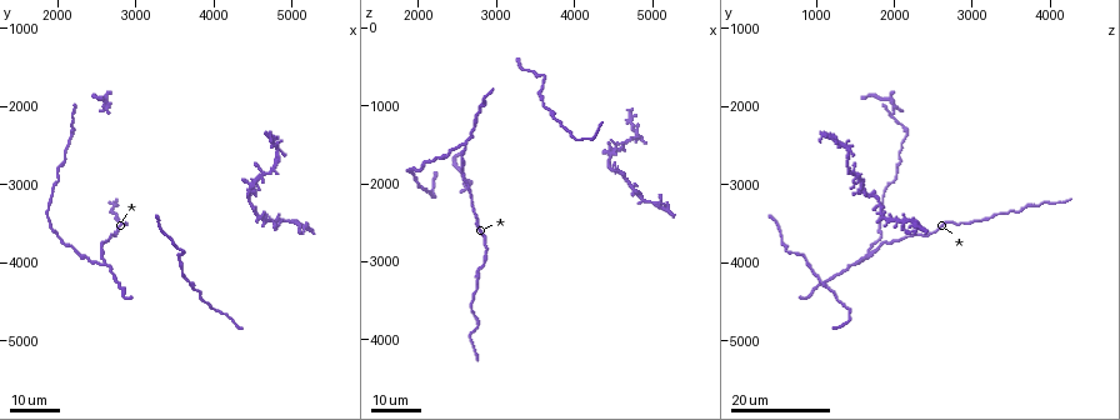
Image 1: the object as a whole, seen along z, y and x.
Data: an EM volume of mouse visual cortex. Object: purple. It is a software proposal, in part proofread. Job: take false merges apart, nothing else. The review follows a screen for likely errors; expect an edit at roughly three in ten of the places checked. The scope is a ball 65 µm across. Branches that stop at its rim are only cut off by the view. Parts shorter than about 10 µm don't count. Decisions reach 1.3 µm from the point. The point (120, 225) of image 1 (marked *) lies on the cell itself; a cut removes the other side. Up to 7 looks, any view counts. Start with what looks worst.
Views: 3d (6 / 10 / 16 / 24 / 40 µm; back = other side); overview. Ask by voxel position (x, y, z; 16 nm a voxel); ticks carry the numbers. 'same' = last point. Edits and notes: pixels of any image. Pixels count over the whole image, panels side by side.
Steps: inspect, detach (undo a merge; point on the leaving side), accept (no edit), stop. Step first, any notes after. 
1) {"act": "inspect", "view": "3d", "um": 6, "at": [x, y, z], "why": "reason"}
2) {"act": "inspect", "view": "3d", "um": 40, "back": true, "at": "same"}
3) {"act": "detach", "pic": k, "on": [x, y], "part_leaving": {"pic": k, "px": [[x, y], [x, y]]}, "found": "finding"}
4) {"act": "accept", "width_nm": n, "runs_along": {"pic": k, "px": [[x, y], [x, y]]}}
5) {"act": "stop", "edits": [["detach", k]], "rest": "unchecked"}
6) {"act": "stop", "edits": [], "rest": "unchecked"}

{"act": "inspect", "view": "3d", "um": 24, "at": [2600, 4050, 1500], "why": "a fork"}

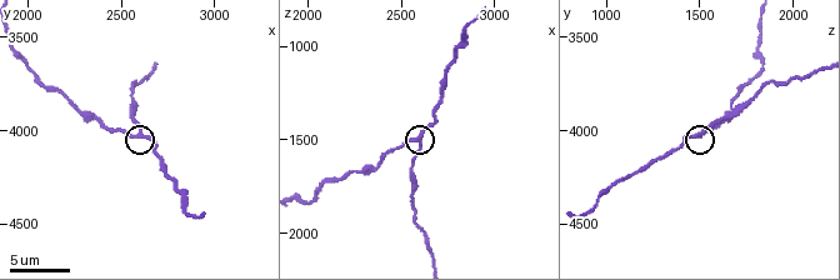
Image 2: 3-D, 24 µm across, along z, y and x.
{"act": "inspect", "view": "3d", "um": 6, "at": [2580, 4020, 1500]}

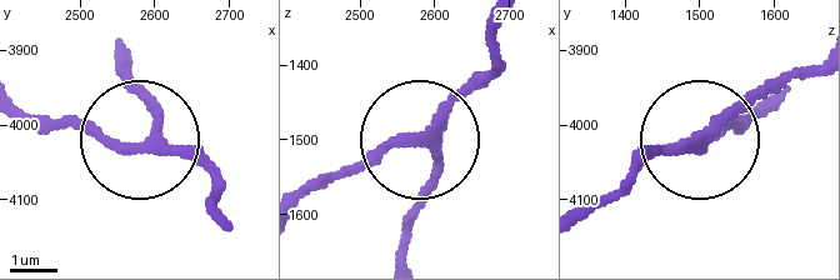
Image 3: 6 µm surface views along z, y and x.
{"act": "inspect", "view": "3d", "um": 6, "back": true, "at": [2590, 4030, 1495]}

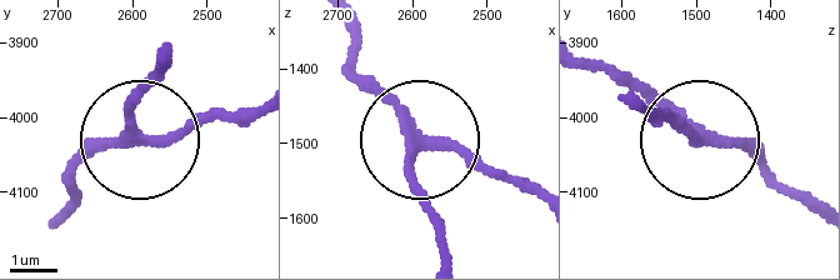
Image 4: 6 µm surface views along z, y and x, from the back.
{"act": "accept", "width_nm": 210, "found": "all the same cell"}

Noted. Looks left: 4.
{"act": "inspect", "view": "3d", "um": 24, "at": [4450, 3200, 1800], "why": "arms run side by side"}

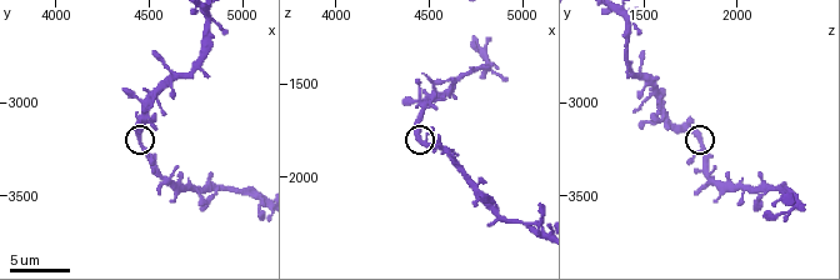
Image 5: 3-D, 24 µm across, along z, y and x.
{"act": "inspect", "view": "3d", "um": 10, "at": [4440, 3220, 1800]}

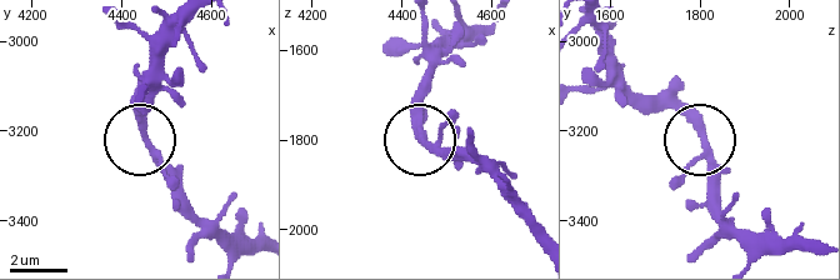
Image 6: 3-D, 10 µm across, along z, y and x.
{"act": "inspect", "view": "3d", "um": 6, "at": [4450, 3215, 1800]}

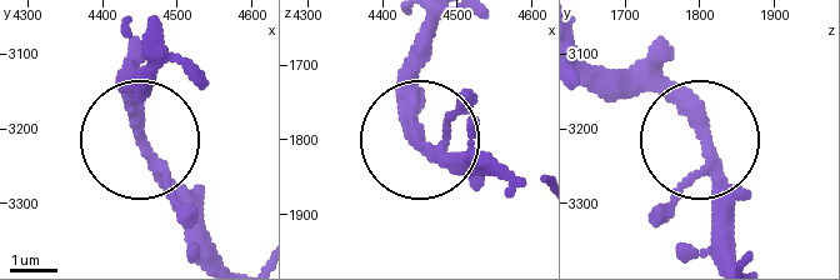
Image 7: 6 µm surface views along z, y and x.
{"act": "accept", "arms": 3, "found": "all the same cell"}

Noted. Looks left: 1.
{"act": "inspect", "view": "3d", "um": 10, "at": [4580, 3420, 1840], "why": "four or more arms meet"}

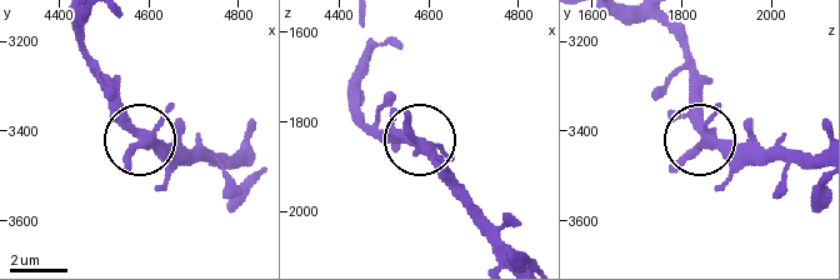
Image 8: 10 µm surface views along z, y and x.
{"act": "accept", "found": "all the same cell"}

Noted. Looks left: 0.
{"act": "stop", "edits": [], "rest": "unchecked"}

